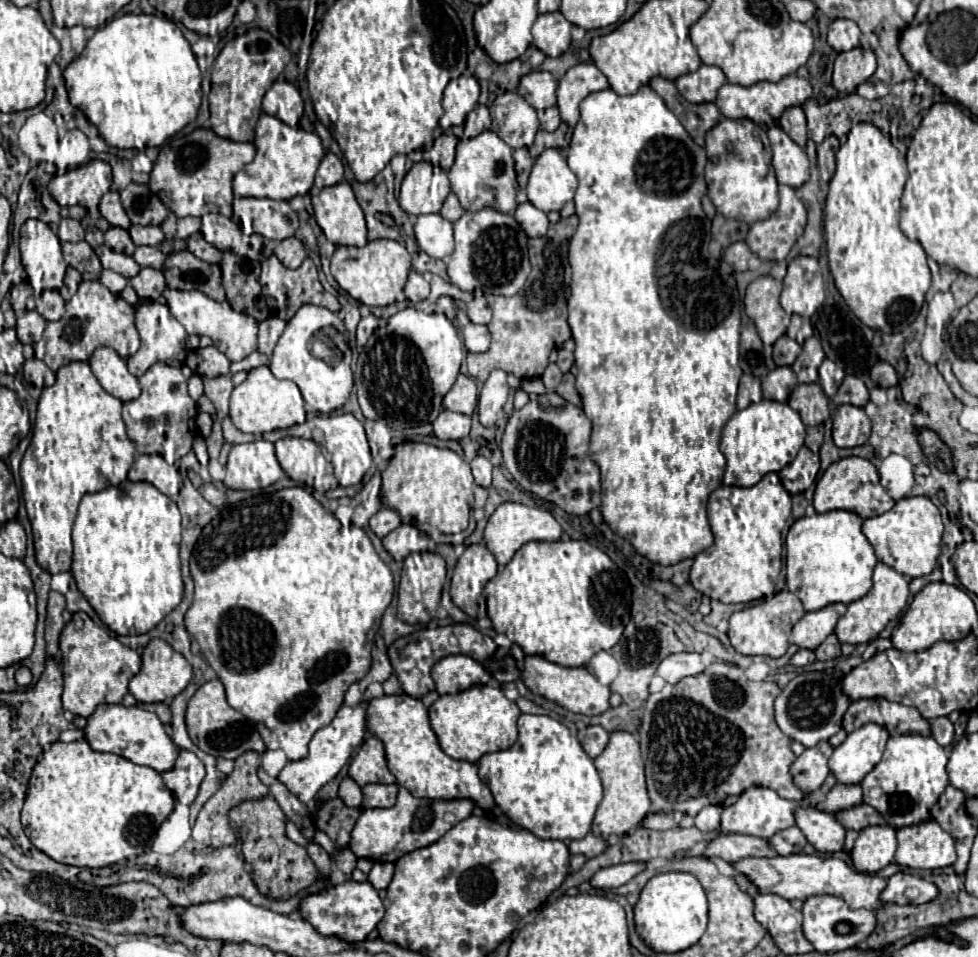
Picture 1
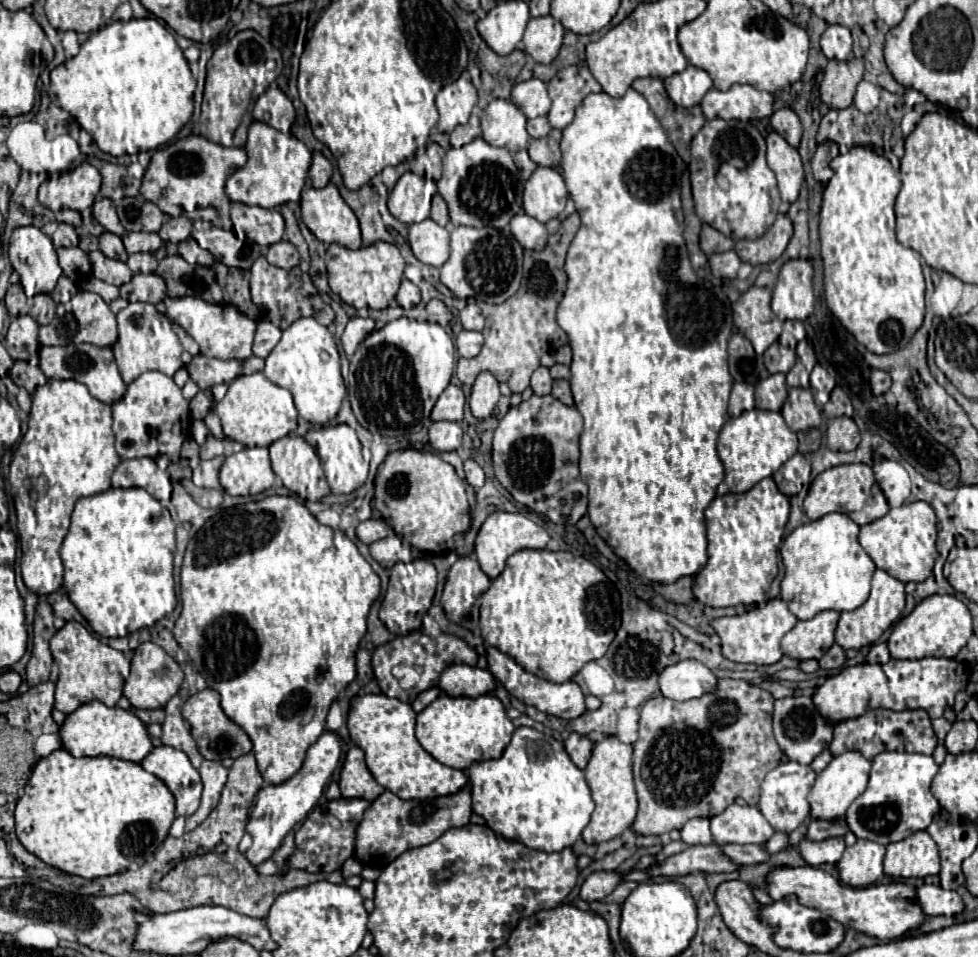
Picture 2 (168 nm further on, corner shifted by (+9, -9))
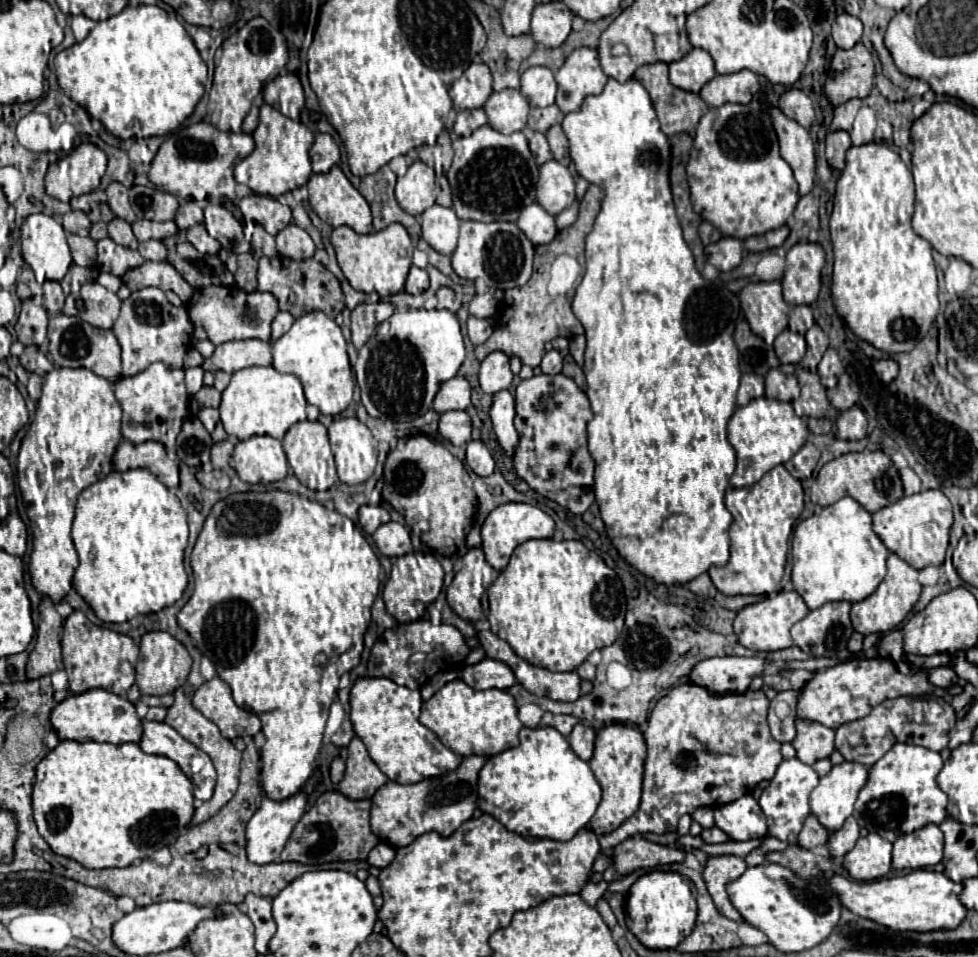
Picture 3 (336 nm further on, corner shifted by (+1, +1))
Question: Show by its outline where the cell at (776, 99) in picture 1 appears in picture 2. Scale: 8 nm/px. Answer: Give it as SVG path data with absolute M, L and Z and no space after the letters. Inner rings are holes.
M732 85L728 91L710 89L700 101L706 119L762 119L774 111L774 95L752 85Z

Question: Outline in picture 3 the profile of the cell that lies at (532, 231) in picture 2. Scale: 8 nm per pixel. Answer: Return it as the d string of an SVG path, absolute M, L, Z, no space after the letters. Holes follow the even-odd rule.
M532 203L522 209L516 225L522 229L522 233L534 243L534 245L544 245L554 239L558 233L554 217L544 211L538 203Z

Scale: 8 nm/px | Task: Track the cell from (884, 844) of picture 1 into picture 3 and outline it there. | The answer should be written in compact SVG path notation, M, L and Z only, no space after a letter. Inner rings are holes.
M878 833L860 837L852 851L844 855L844 867L856 881L874 881L890 871L892 843Z

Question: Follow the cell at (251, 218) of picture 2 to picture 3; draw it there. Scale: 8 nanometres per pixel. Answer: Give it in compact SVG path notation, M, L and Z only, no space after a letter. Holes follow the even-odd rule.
M248 195L238 201L238 209L242 213L244 238L250 242L251 226L260 225L270 235L276 235L284 227L292 223L290 207L282 205L278 199L268 195Z

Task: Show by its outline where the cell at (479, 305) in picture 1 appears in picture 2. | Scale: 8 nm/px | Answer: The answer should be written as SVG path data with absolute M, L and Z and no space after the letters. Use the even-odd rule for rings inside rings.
M468 301L468 305L460 311L460 321L464 329L474 329L474 331L484 329L484 315L474 301Z

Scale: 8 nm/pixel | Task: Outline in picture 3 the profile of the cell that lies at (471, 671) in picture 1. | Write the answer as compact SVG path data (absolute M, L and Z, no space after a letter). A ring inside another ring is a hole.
M482 659L480 663L464 665L460 679L472 689L510 689L516 683L510 667L494 659Z

